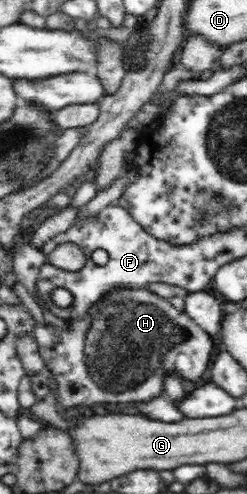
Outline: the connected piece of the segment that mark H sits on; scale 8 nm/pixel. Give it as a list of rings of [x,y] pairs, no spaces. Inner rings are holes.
[[[117,289],[102,300],[93,304],[86,316],[71,320],[67,331],[51,327],[33,327],[34,339],[39,343],[42,361],[53,373],[59,393],[57,403],[63,407],[75,405],[93,406],[93,403],[132,403],[147,402],[164,395],[164,381],[167,373],[196,382],[205,375],[211,363],[213,339],[200,325],[197,325],[185,312],[180,313],[171,307],[167,299],[161,299],[147,289]]]

